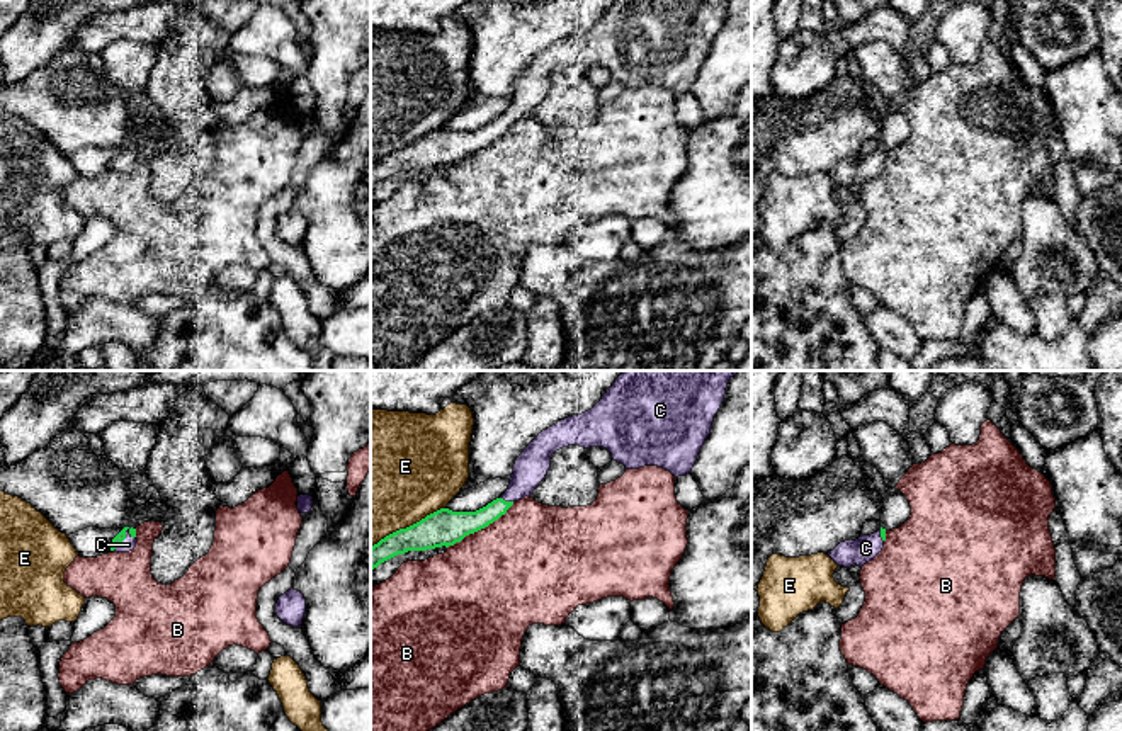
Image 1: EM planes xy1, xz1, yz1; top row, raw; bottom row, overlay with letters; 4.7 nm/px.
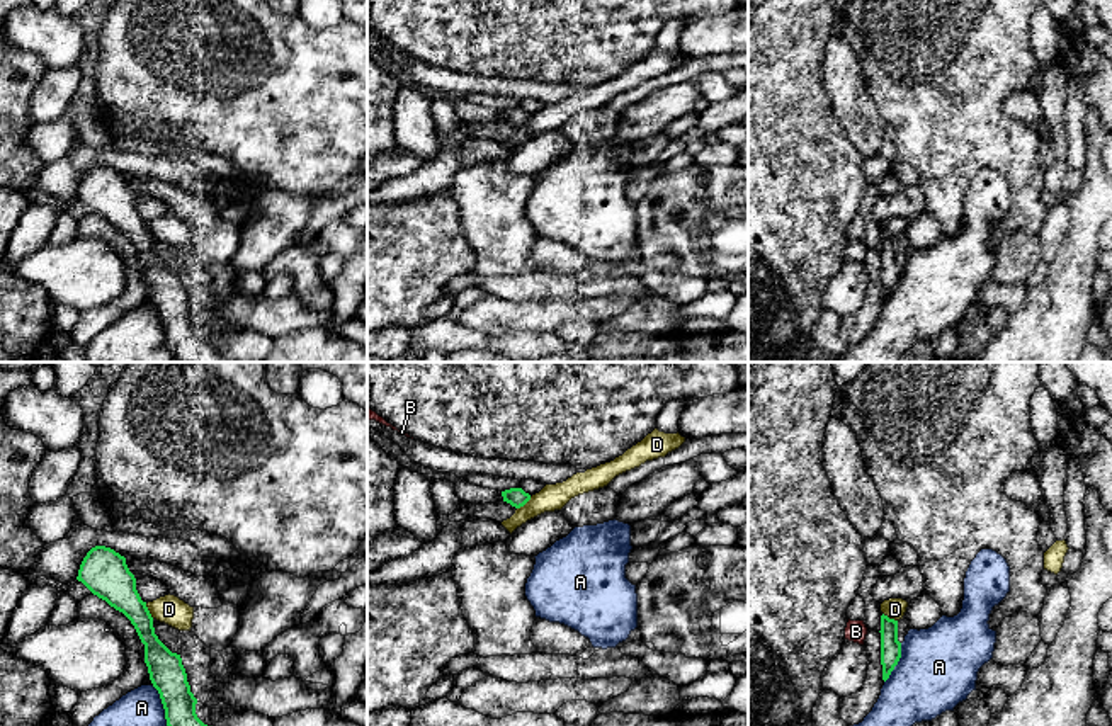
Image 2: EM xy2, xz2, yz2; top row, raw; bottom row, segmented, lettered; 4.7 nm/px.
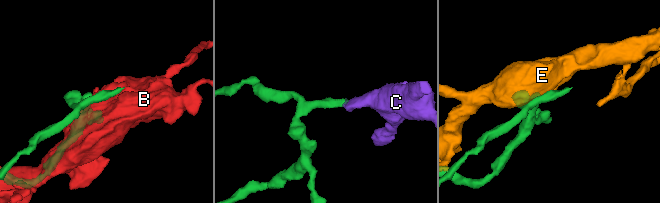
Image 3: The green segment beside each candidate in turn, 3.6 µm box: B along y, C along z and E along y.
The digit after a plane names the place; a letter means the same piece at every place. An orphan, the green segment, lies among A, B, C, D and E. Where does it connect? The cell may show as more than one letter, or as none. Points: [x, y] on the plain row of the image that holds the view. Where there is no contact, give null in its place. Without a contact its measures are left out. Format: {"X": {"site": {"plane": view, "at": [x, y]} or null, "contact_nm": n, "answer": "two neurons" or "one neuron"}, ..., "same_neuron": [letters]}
{"A": {"site": {"plane": "xy2", "at": [165, 334]}, "contact_nm": 300, "answer": "two neurons"}, "B": {"site": {"plane": "xz1", "at": [481, 147]}, "contact_nm": 380, "answer": "two neurons"}, "C": {"site": {"plane": "xy1", "at": [123, 158]}, "contact_nm": 140, "answer": "one neuron"}, "D": {"site": {"plane": "xz2", "at": [524, 123]}, "contact_nm": 90, "answer": "two neurons"}, "E": {"site": {"plane": "xz1", "at": [407, 147]}, "contact_nm": 400, "answer": "two neurons"}, "same_neuron": ["C"]}

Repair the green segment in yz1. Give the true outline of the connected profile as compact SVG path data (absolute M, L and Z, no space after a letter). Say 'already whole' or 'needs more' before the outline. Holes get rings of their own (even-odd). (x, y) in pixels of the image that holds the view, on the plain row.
needs more; M879 148L870 155L860 155L855 160L840 162L828 175L838 184L850 187L853 184L864 185L872 180L884 167L886 148Z

